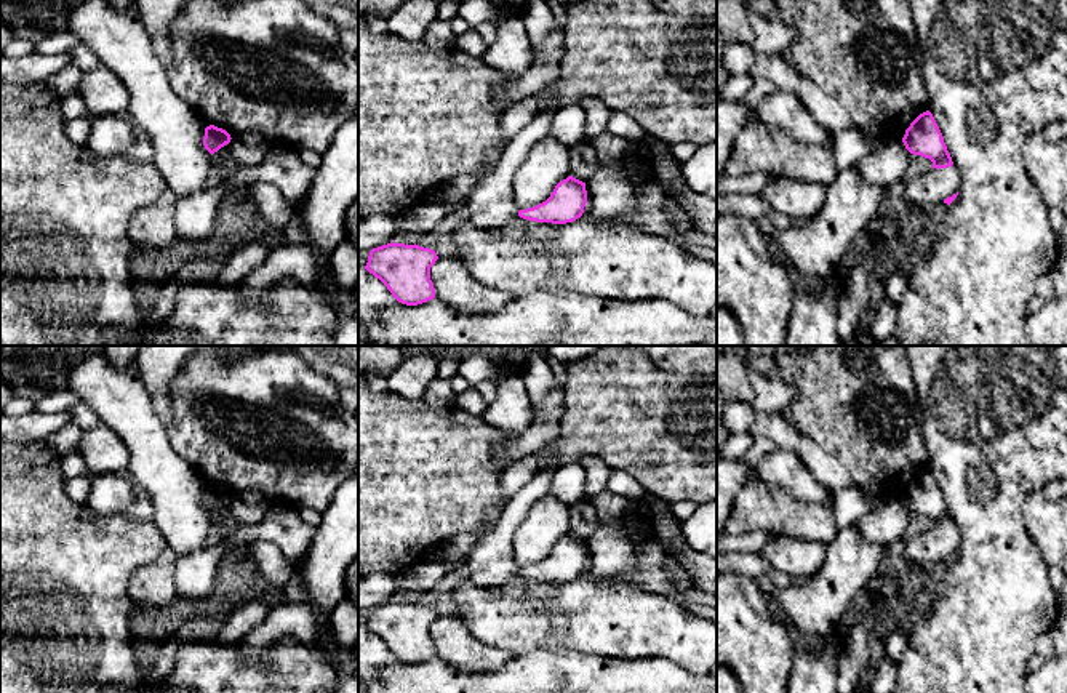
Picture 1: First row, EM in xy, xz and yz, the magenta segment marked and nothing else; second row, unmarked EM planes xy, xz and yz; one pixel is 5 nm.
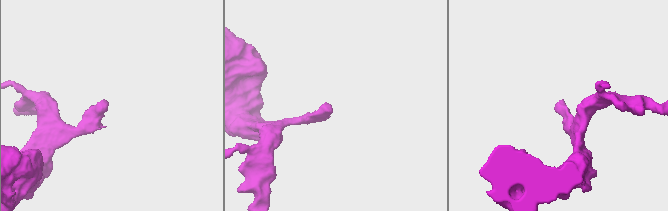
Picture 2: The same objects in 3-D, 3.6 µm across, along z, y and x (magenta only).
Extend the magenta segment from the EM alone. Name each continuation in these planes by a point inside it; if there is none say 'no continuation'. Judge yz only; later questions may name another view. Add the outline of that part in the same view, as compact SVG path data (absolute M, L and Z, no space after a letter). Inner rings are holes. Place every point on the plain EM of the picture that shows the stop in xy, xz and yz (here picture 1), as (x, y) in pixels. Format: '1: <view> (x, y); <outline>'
1: yz (933, 546); M955 523L949 527L933 527L929 531L905 544L905 560L917 570L944 560L958 551L960 536Z

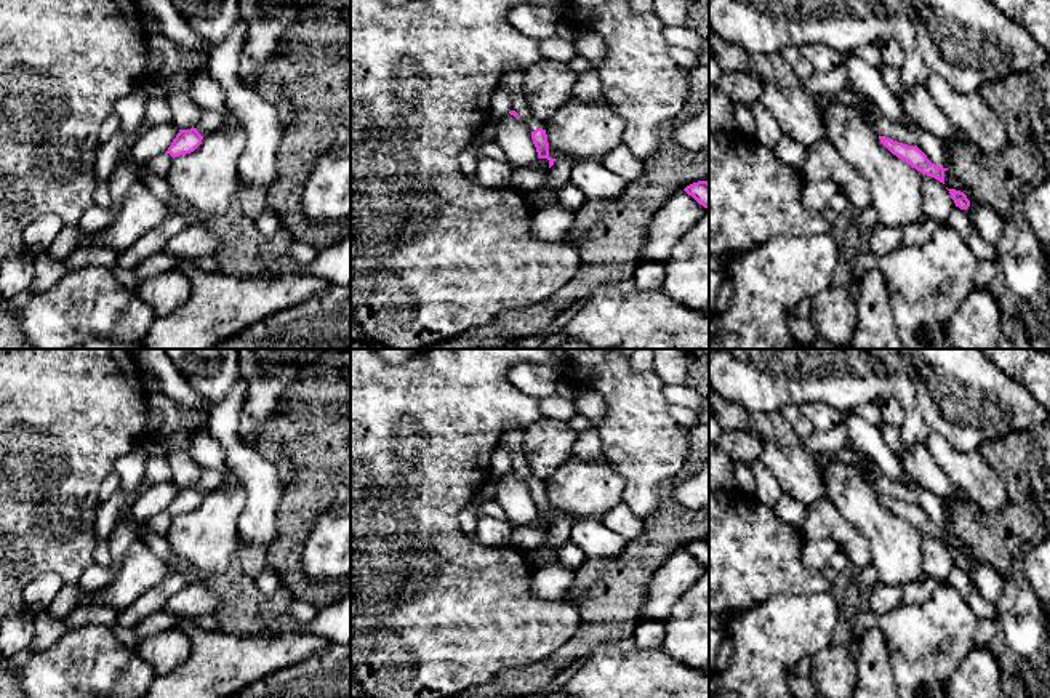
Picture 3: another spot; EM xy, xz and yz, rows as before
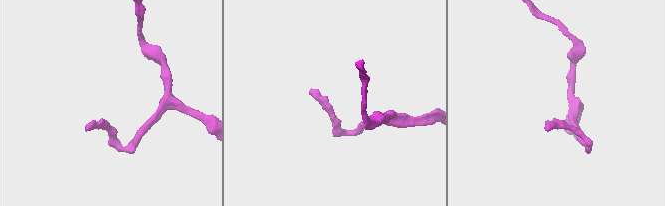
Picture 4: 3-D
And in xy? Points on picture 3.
no continuation

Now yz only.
no continuation

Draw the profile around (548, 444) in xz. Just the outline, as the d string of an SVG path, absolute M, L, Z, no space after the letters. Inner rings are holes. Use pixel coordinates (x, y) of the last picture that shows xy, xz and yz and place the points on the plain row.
M541 416L527 426L523 432L523 450L531 474L546 480L549 474L571 458L576 437L568 421Z

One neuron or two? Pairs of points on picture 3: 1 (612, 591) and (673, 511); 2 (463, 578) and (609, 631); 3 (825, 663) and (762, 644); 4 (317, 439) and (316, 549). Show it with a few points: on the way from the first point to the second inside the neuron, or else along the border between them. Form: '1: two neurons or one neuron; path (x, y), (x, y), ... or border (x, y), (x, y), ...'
1: one neuron; path (629, 572), (668, 530)
2: two neurons; border (567, 594), (578, 609), (580, 626), (562, 645)
3: two neurons; border (834, 641), (810, 657)
4: two neurons; border (333, 506), (316, 519), (301, 554)

